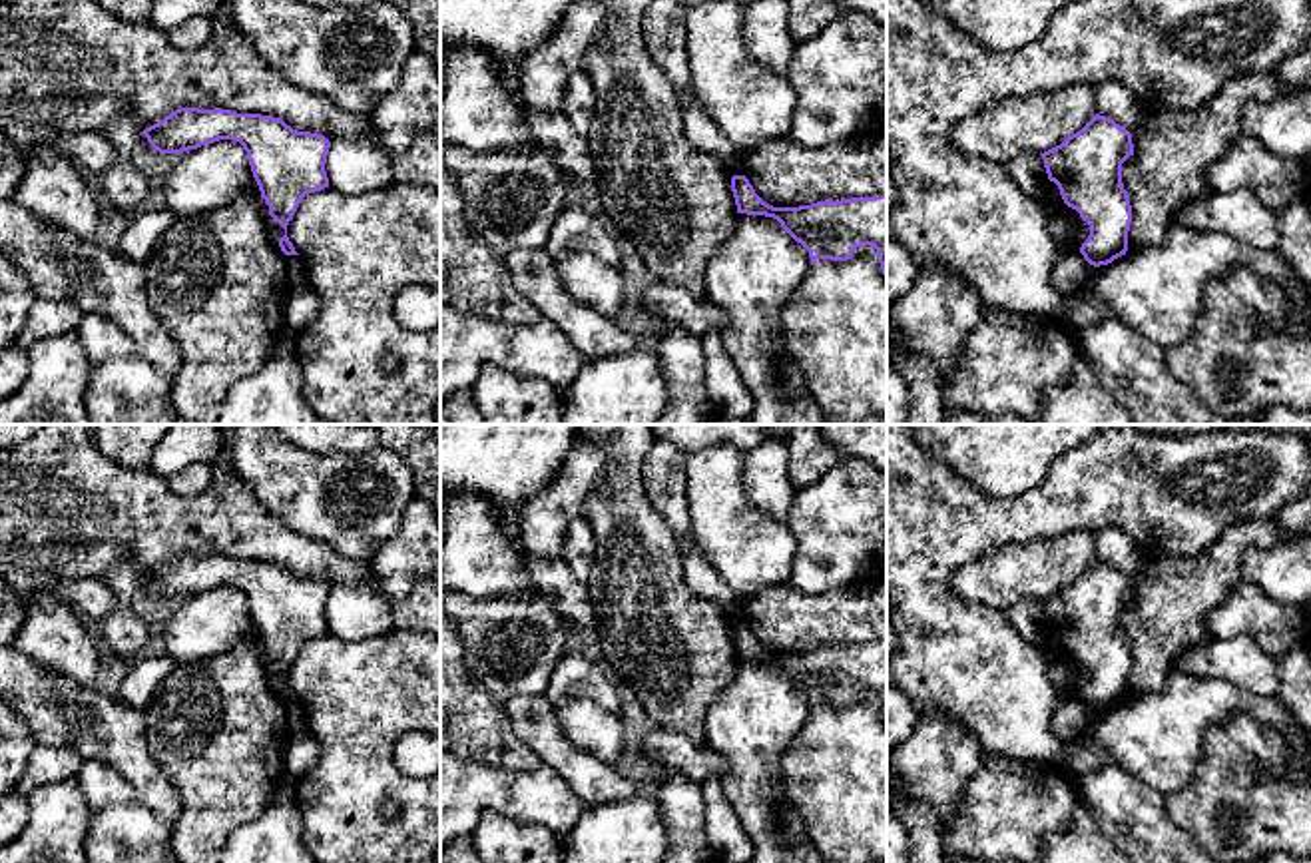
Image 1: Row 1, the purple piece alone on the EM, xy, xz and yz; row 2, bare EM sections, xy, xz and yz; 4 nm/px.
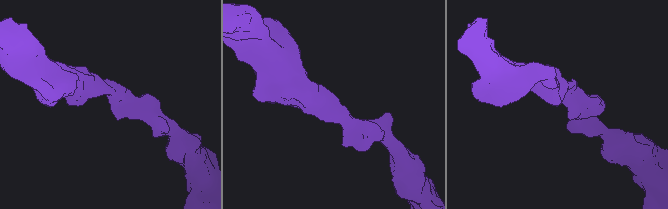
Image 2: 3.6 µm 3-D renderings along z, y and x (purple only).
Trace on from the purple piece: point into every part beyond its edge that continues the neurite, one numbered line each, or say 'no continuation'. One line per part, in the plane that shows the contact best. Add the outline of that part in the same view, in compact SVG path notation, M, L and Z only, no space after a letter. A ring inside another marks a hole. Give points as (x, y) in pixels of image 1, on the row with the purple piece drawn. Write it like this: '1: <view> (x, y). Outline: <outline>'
no continuation

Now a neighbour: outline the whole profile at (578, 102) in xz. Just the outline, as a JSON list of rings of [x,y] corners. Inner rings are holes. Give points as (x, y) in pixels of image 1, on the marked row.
[[[586,72],[570,78],[562,98],[562,112],[580,136],[588,136],[596,110],[596,92]]]

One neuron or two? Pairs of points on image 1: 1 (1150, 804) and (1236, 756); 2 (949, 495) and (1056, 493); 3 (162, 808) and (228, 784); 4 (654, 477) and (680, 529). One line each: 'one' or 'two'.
1: two
2: one
3: two
4: one

